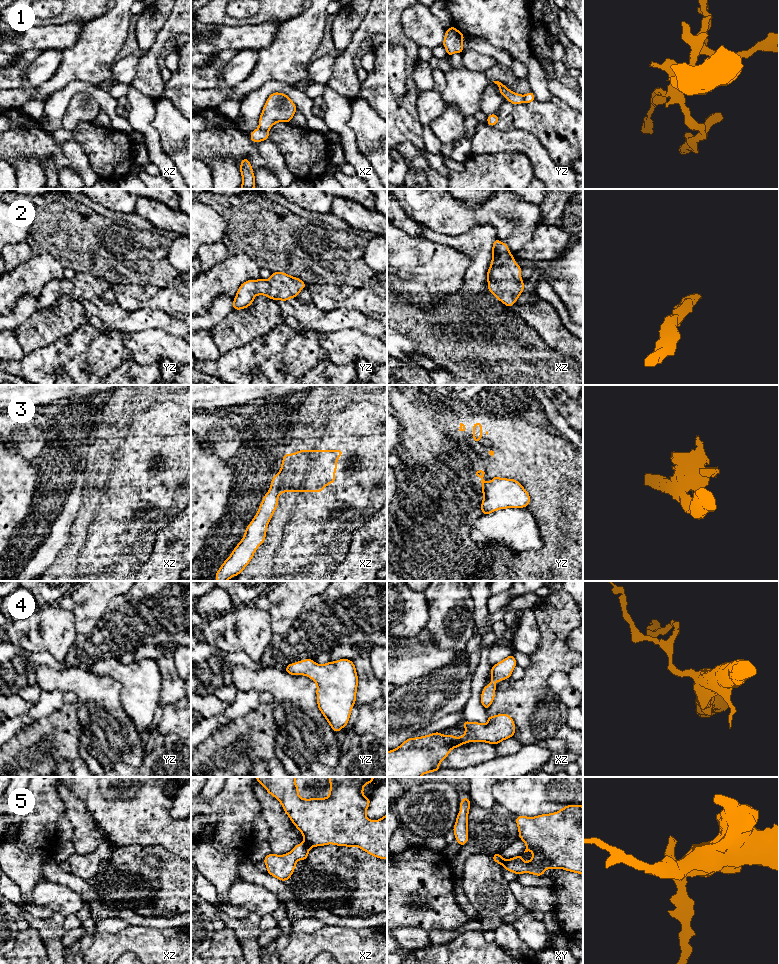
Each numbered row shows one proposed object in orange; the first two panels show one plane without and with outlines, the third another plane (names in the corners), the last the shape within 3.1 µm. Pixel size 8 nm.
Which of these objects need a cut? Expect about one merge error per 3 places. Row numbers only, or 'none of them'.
1, 5

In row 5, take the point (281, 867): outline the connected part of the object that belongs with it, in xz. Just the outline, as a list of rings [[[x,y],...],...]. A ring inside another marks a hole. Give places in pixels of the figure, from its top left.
[[[302,842],[287,854],[276,855],[270,853],[266,855],[263,861],[267,867],[267,873],[281,881],[289,880],[296,867],[296,862],[306,860],[310,848],[306,842]]]

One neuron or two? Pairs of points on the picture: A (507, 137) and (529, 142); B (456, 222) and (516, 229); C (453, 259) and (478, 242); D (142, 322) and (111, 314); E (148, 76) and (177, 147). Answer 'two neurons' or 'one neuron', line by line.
A: one neuron
B: one neuron
C: two neurons
D: one neuron
E: two neurons

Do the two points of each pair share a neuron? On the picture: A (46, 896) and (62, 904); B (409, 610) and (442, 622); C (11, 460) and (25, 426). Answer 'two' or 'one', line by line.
A: one
B: two
C: two

